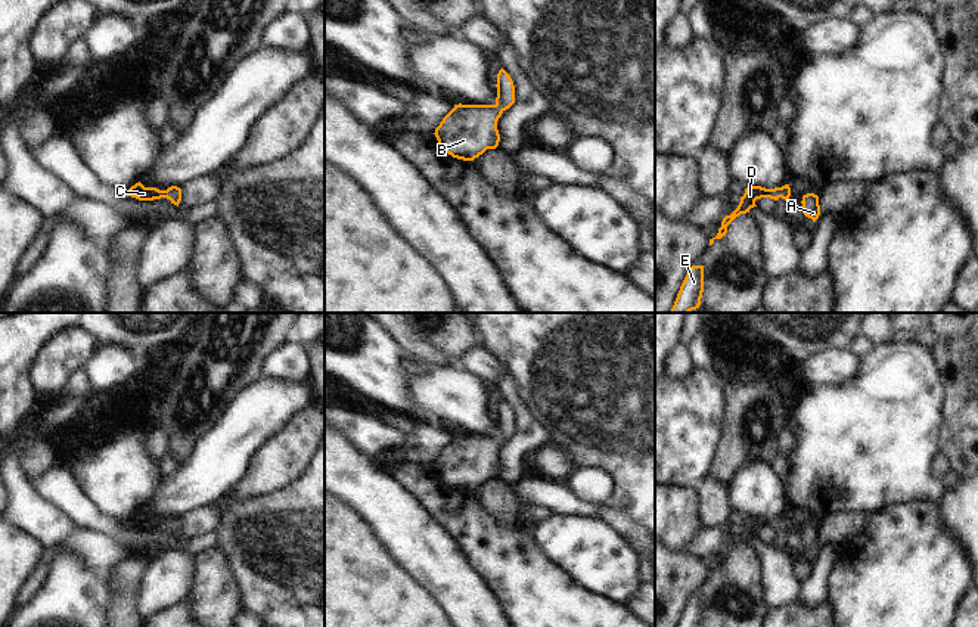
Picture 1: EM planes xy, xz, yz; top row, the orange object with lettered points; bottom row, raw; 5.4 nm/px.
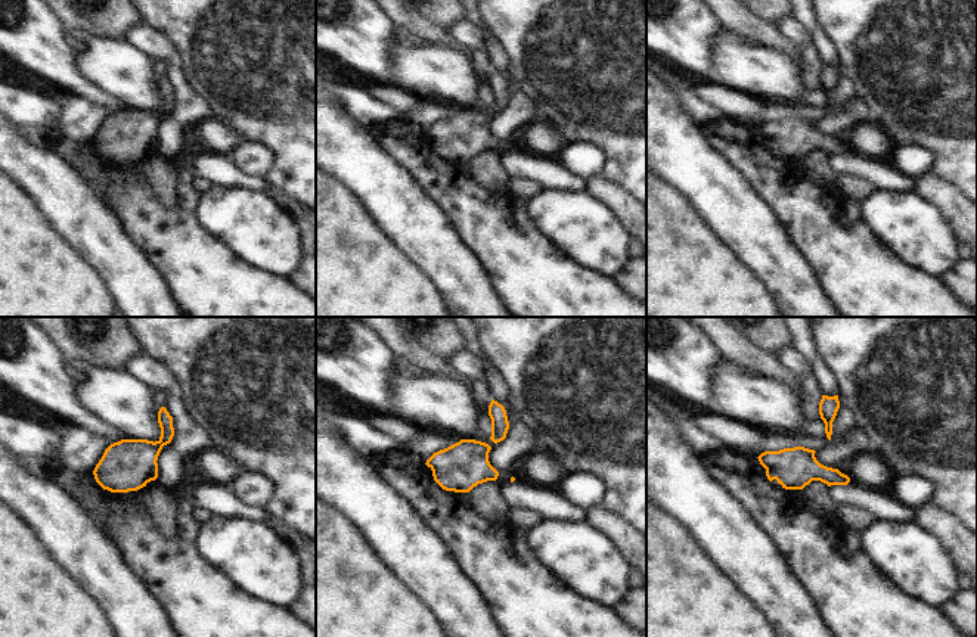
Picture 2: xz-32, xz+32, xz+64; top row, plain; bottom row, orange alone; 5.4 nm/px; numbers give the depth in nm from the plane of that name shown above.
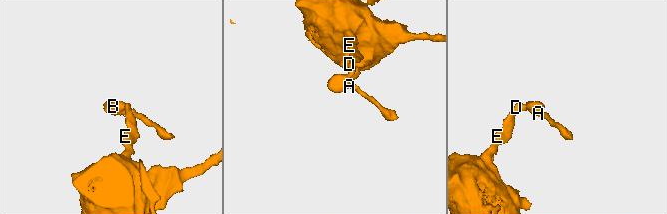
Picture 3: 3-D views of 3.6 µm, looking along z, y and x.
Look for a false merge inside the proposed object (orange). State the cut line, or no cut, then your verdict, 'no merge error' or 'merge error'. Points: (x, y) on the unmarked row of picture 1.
no cut; no merge error

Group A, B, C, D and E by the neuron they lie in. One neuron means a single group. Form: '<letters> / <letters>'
A B C D E

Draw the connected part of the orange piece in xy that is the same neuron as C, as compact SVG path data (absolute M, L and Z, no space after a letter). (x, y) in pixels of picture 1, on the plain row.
M140 512L131 516L127 522L124 522L124 525L136 528L139 531L153 531L167 528L171 531L171 534L177 537L181 531L181 519L177 516L171 516L167 521L159 521L156 518L145 518Z

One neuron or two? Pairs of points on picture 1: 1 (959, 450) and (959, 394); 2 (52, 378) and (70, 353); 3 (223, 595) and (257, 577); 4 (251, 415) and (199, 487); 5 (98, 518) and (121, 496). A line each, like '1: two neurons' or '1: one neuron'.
1: one neuron
2: one neuron
3: two neurons
4: one neuron
5: two neurons

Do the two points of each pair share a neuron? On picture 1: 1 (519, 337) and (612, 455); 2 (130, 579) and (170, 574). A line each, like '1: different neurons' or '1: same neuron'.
1: same neuron
2: different neurons

